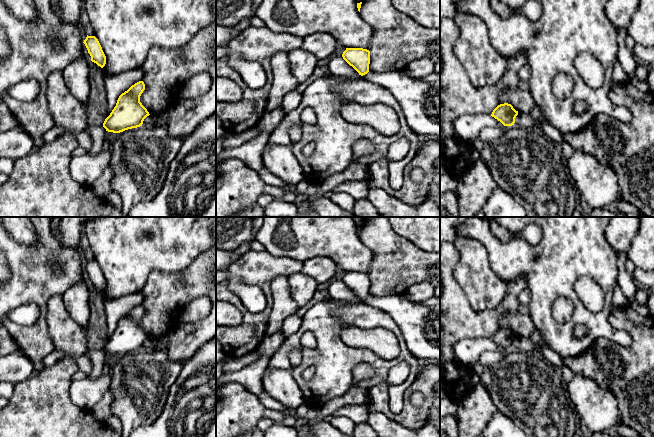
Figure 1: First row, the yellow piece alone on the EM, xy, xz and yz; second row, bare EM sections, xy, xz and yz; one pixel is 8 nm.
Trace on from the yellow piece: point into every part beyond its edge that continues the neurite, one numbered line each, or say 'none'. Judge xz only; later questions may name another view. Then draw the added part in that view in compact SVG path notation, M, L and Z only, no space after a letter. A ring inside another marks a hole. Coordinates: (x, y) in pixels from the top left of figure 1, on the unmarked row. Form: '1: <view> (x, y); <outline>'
1: xz (420, 325); M404 295L374 297L362 302L386 312L398 325L408 350L420 361L440 360L440 304L425 306L408 300Z

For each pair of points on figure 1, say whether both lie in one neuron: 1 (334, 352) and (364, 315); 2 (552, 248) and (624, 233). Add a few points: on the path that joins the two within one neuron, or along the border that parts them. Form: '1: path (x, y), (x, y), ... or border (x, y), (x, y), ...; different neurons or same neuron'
1: path (334, 339), (334, 328), (347, 315), (351, 315); same neuron
2: border (605, 227), (605, 239), (617, 257); different neurons

